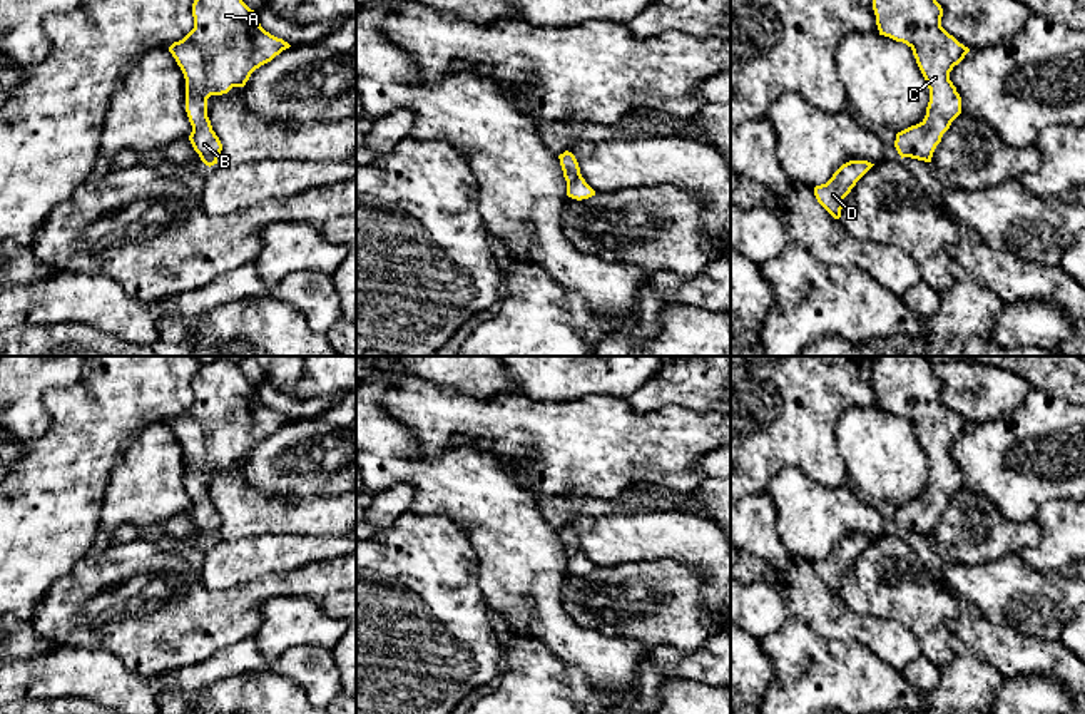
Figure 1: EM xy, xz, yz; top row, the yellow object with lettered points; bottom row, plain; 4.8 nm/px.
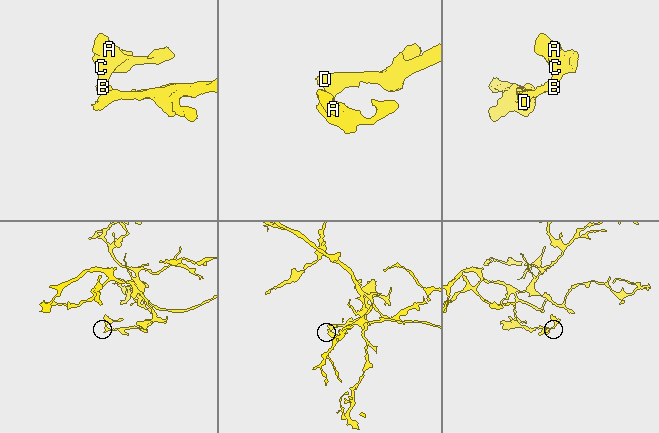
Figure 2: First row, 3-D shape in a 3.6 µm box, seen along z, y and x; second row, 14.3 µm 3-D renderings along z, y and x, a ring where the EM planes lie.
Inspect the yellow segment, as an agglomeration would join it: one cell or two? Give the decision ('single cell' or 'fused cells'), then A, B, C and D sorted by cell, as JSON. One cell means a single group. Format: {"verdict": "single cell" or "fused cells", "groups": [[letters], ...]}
{"verdict": "single cell", "groups": [["A", "B", "C", "D"]]}

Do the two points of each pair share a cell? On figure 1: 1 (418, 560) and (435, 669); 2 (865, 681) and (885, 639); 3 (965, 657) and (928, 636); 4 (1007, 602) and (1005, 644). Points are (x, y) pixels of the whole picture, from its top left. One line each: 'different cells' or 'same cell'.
1: same cell
2: different cells
3: different cells
4: different cells

